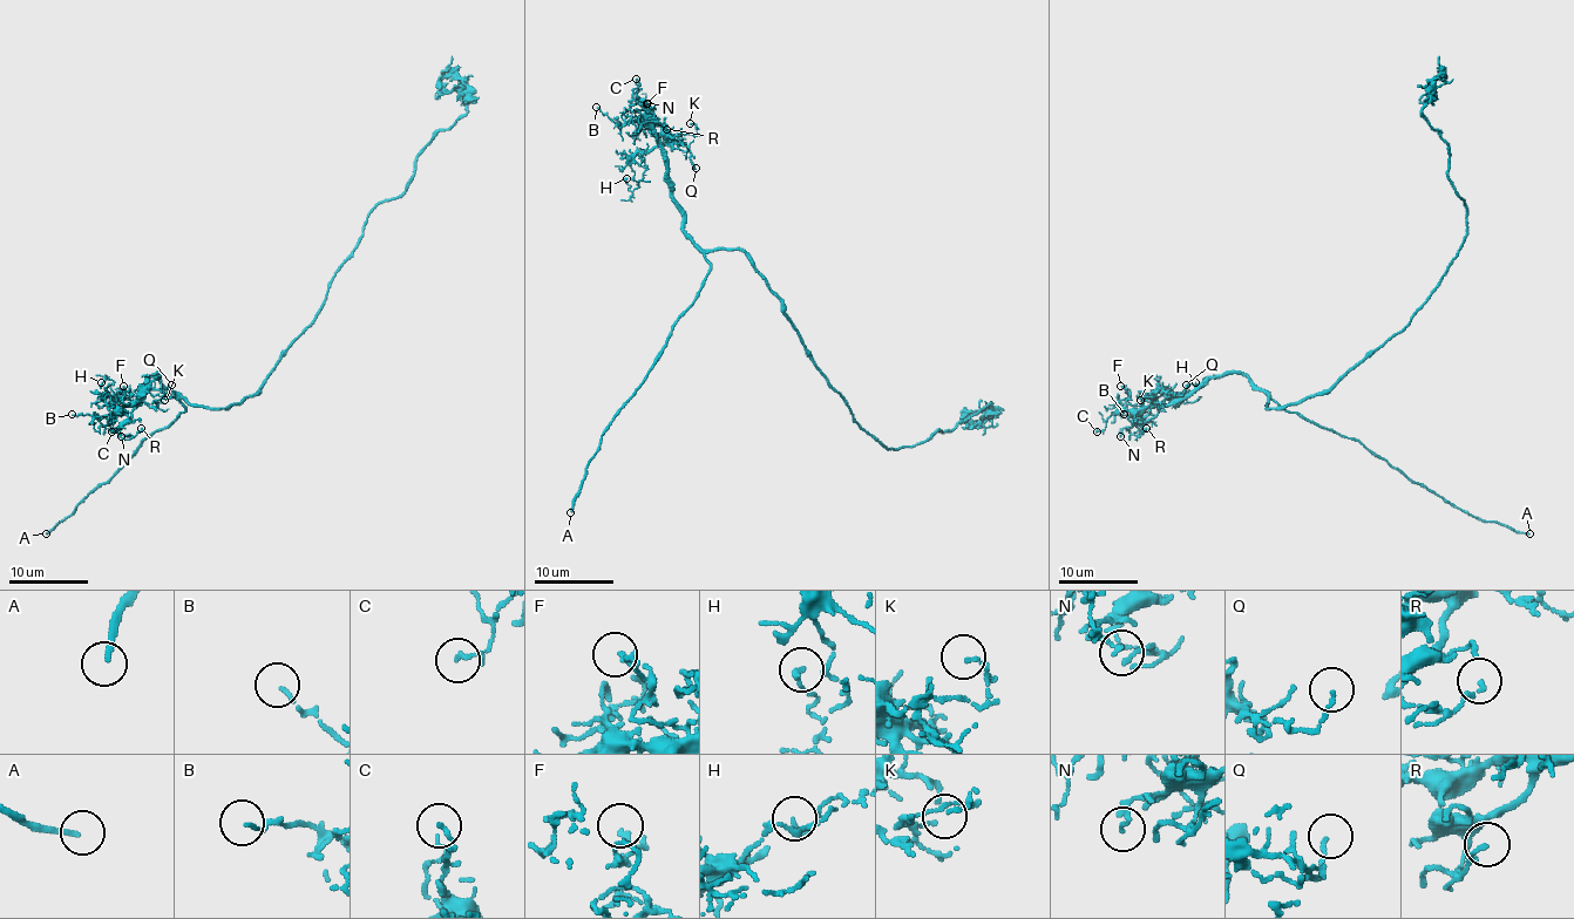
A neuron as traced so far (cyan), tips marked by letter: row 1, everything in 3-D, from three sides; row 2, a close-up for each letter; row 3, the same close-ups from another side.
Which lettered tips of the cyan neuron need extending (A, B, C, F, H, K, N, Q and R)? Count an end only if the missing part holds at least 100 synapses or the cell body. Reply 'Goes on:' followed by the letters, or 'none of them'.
Goes on: A

